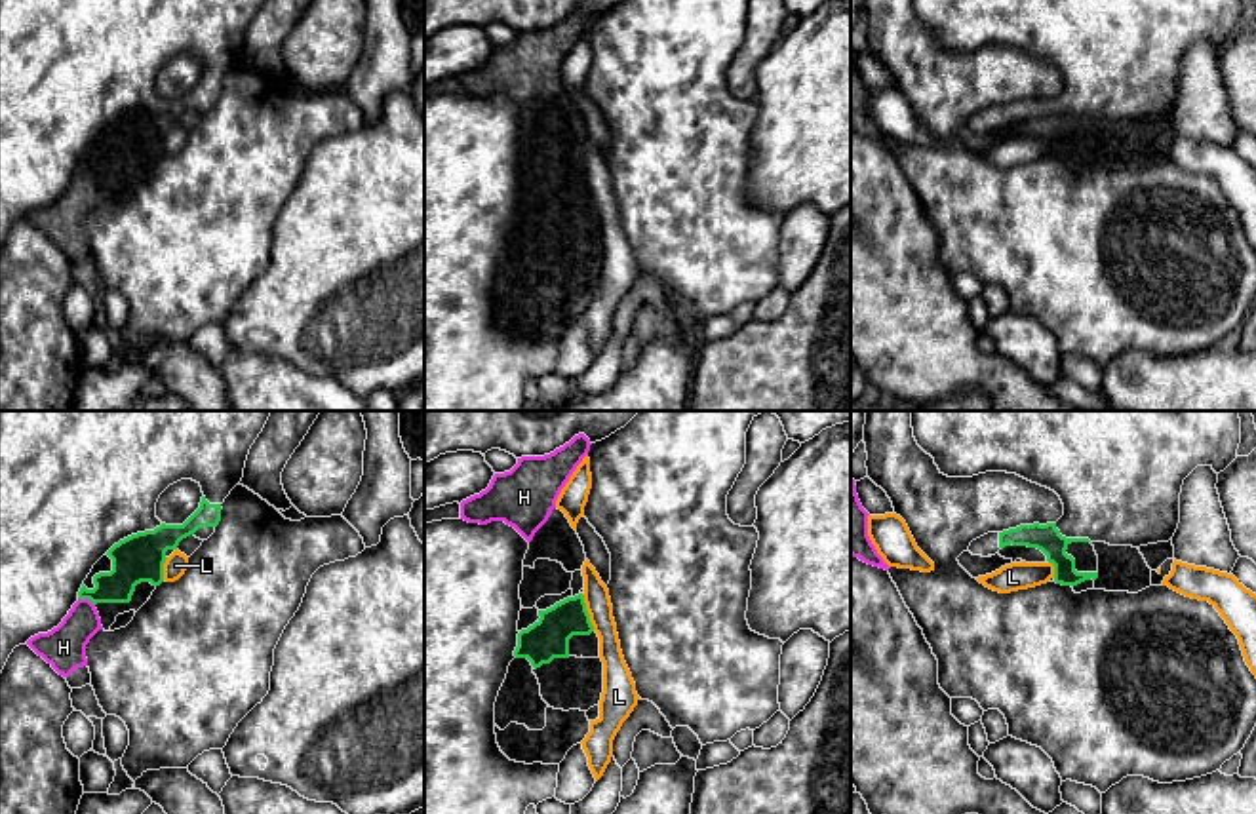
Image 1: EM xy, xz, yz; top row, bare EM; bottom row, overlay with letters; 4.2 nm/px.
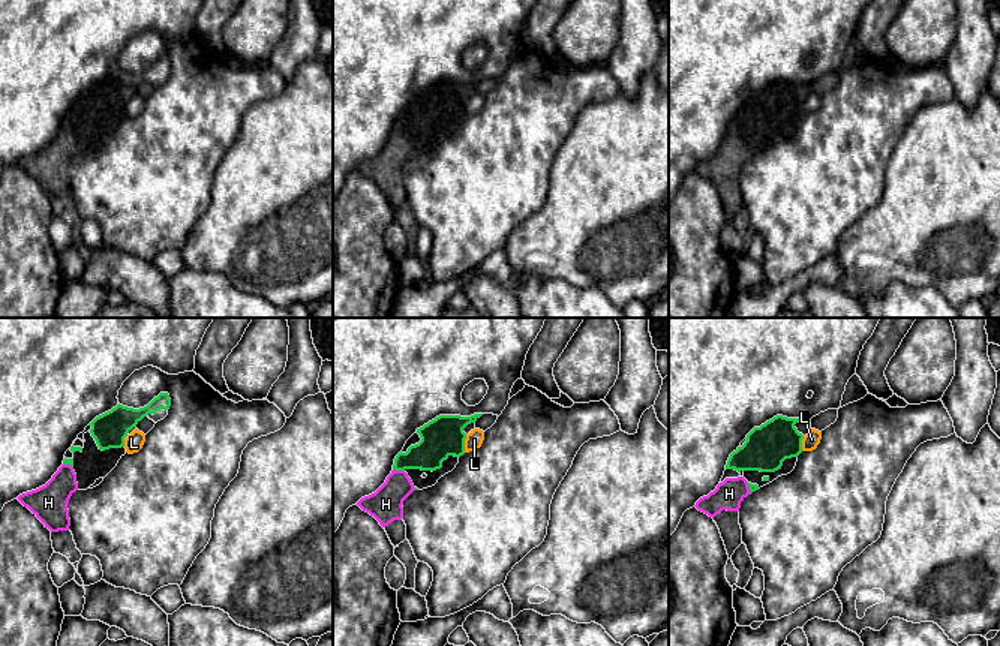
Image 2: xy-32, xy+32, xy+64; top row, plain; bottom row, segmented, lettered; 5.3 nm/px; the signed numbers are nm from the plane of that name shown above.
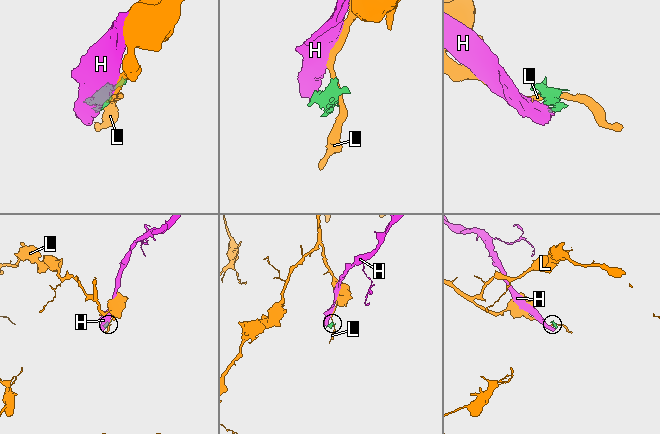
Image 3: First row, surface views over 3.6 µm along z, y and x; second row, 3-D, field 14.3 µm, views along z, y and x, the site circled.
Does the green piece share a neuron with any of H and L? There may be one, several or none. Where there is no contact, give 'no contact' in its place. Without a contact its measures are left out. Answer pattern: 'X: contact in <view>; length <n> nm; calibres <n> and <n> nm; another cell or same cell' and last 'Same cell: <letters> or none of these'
H: contact in xy; length 80 nm; calibres 180 and 180 nm; same cell
L: contact in xz; length 170 nm; calibres 170 and 110 nm; another cell
Same cell: H

